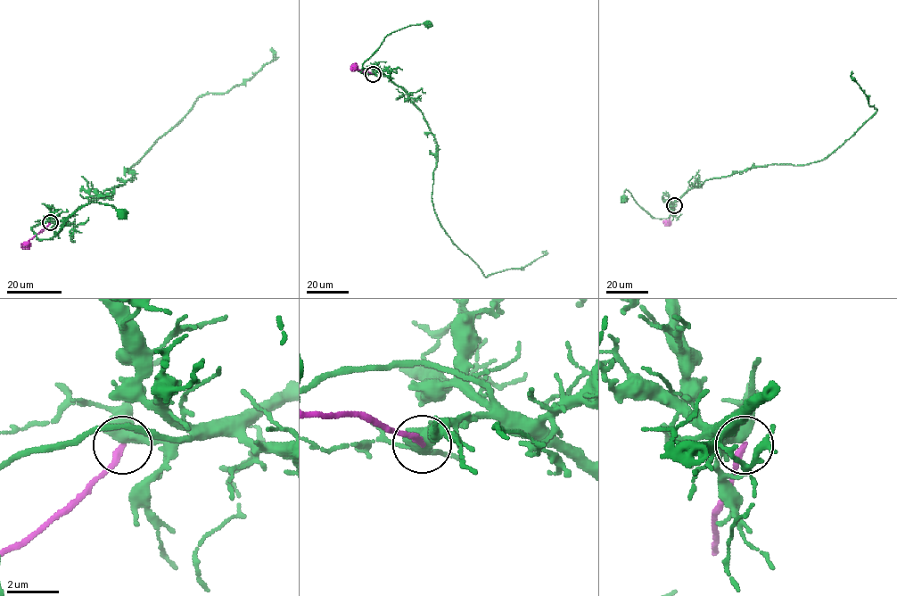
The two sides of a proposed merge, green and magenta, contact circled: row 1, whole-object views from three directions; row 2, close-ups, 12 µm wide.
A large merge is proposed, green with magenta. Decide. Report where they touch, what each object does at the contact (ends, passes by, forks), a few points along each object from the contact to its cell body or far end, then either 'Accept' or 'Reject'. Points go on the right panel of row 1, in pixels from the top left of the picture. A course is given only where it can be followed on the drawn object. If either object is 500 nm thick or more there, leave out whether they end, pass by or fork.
Place: (674, 205). Course of green: (673, 205), (667, 204), (671, 213), (667, 218), (654, 219), (638, 205), (628, 190), (624, 191), (623, 198). Course of magenta: (674, 205), (668, 224). Reject

